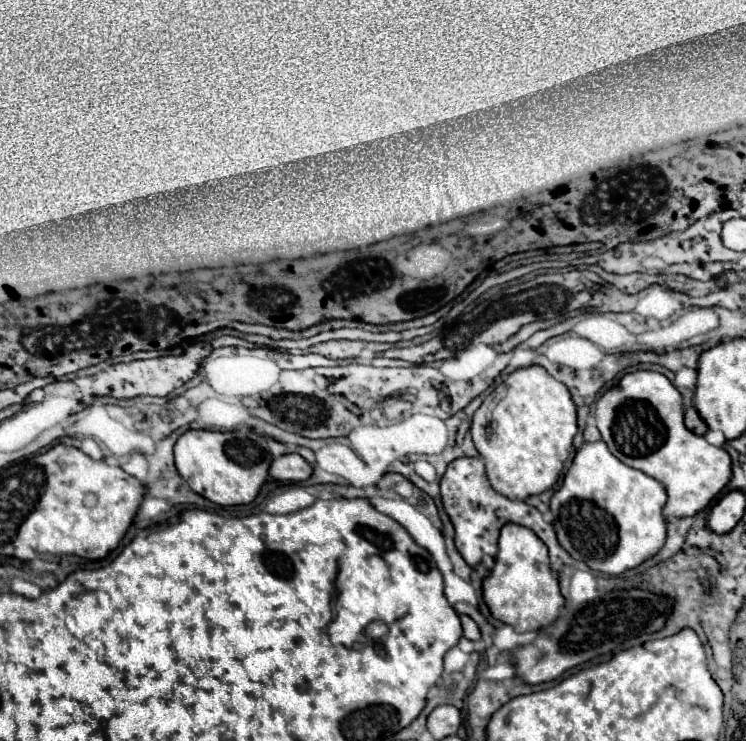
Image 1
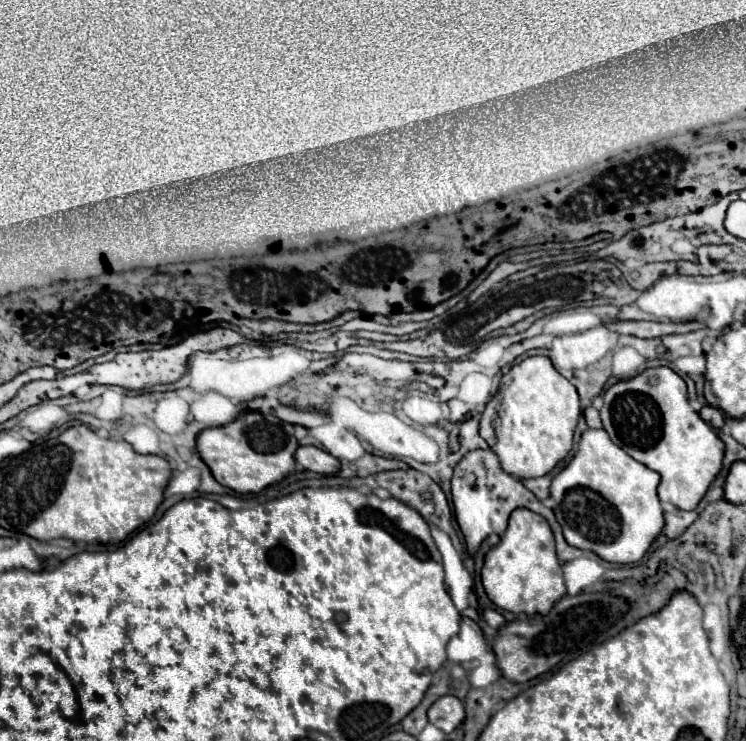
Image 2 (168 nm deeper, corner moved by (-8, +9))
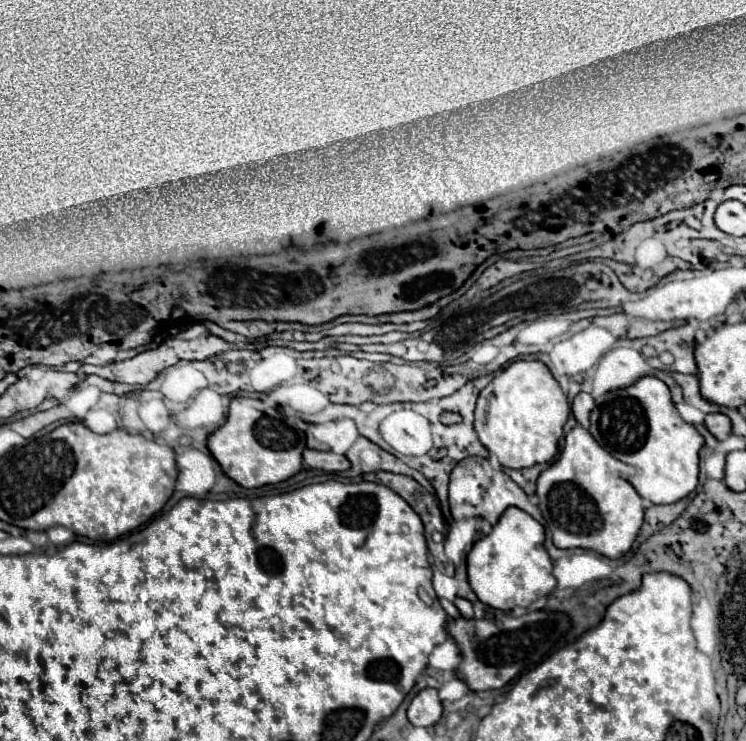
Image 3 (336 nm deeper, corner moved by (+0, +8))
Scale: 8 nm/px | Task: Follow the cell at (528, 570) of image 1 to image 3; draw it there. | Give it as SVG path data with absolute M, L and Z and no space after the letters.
M508 507L492 533L480 539L468 553L468 581L478 599L500 611L514 607L530 607L536 599L550 595L556 589L552 575L552 559L544 547L544 527L526 511Z

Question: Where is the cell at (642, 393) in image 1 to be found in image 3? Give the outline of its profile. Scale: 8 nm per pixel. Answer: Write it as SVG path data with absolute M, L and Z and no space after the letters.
M646 375L630 387L596 397L590 433L610 455L636 467L638 475L628 481L642 499L656 505L670 505L696 489L704 437L676 413L670 389L658 377Z

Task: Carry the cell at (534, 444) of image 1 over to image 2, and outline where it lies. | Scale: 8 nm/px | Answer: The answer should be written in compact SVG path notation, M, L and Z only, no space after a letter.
M530 356L512 366L496 396L486 404L480 436L500 458L502 470L516 478L536 478L552 472L572 448L572 434L582 414L576 388L556 372L550 358Z

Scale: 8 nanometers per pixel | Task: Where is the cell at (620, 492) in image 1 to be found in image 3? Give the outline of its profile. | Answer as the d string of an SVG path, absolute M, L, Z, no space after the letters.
M576 425L566 435L566 445L554 465L550 465L546 471L538 477L538 489L536 495L540 499L538 507L546 519L546 525L552 531L552 541L560 549L592 549L608 559L620 559L626 555L636 541L636 535L644 523L644 505L642 497L636 493L636 489L618 475L616 469L628 469L622 461L614 459L606 449L602 449L596 439L590 435L588 429Z

